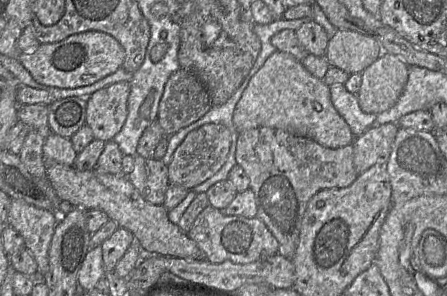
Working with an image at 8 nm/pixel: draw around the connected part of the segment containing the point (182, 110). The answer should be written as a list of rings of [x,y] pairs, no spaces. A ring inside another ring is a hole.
[[[180,68],[164,86],[156,121],[166,136],[202,118],[212,107],[209,94],[193,73]]]

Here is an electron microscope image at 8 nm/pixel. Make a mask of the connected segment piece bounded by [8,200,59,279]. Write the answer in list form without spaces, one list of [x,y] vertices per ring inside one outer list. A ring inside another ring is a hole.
[[[11,200],[8,226],[24,239],[24,248],[37,263],[37,276],[43,279],[48,269],[48,251],[59,214],[37,208],[23,200]]]

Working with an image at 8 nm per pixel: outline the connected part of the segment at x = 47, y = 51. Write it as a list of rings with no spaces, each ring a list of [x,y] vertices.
[[[94,30],[70,35],[59,42],[40,44],[34,52],[21,52],[18,57],[37,83],[58,88],[92,85],[121,68],[124,59],[125,51],[113,36]]]

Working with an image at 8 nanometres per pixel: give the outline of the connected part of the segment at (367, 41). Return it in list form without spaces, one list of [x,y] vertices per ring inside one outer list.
[[[337,30],[329,39],[325,56],[330,66],[349,74],[362,73],[383,53],[377,38],[350,30]]]

